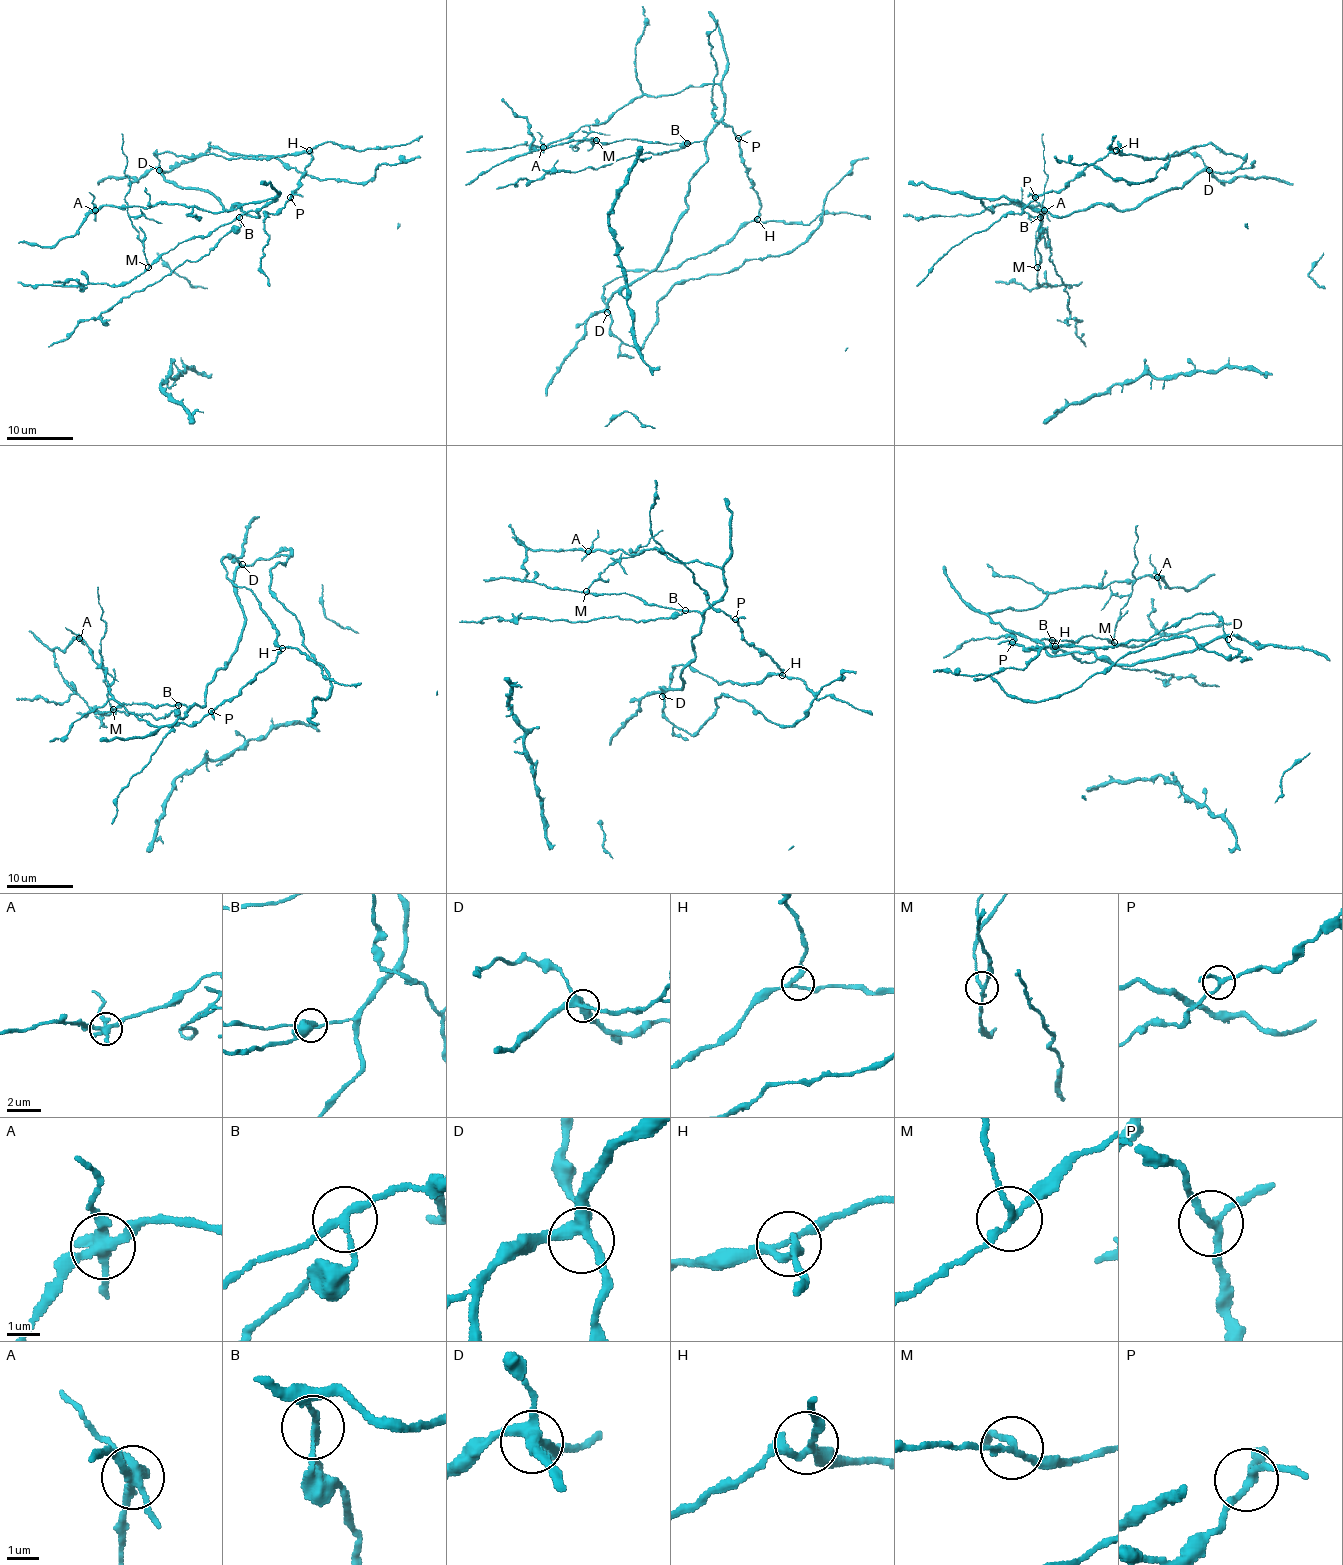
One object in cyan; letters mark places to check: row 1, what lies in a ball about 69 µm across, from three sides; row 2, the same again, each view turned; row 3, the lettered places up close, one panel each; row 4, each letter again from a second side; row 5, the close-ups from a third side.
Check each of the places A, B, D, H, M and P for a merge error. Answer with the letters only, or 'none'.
A, B, M

